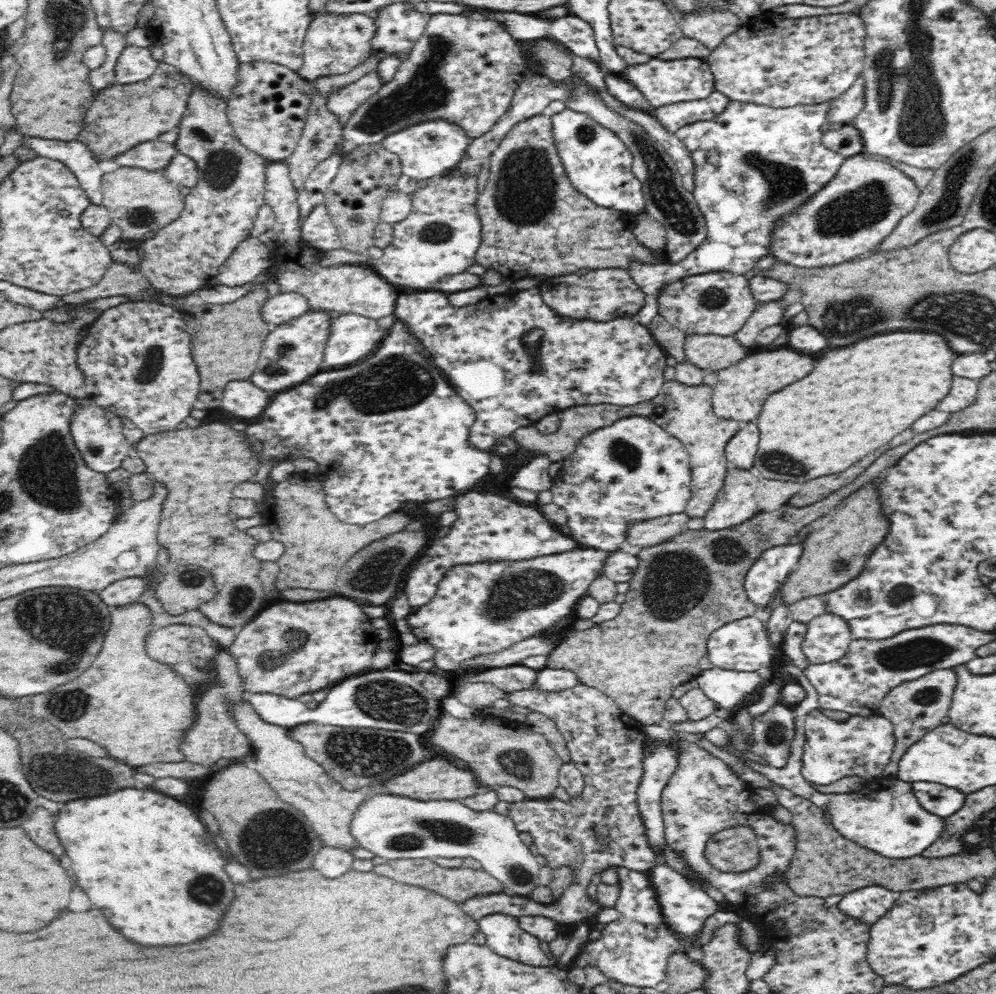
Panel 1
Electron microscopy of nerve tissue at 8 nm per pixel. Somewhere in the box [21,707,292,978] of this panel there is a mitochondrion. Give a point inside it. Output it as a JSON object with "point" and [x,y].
{"point":[77,776]}

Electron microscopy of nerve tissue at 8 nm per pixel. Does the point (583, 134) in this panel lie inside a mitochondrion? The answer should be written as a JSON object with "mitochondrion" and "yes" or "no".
{"mitochondrion":"yes"}

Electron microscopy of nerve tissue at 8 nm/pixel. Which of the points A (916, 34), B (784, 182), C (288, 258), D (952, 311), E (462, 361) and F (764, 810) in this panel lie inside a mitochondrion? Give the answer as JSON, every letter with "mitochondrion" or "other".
{"A":"mitochondrion","B":"mitochondrion","C":"other","D":"mitochondrion","E":"other","F":"other"}

